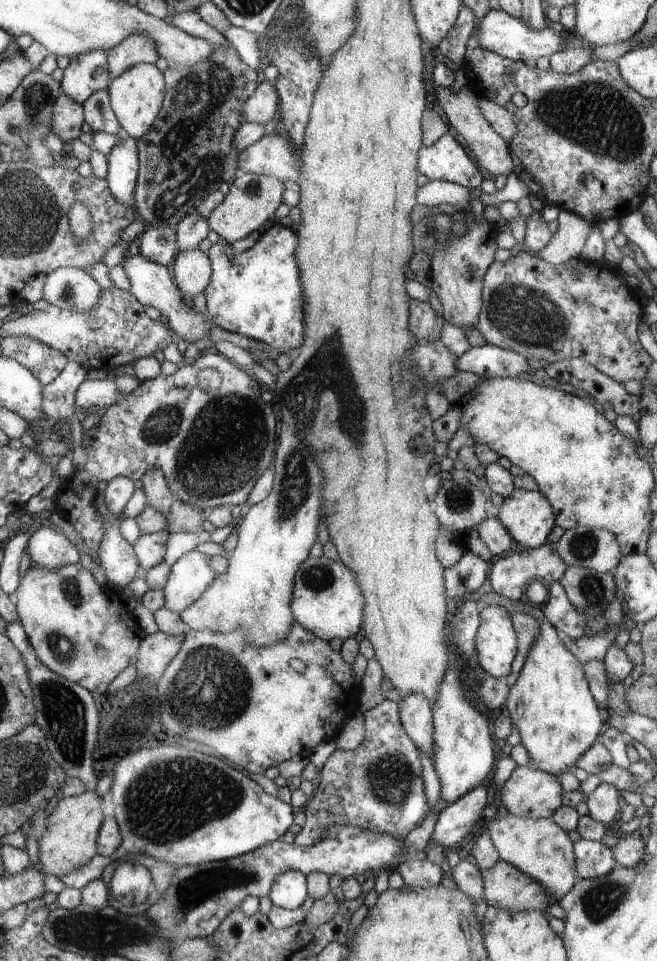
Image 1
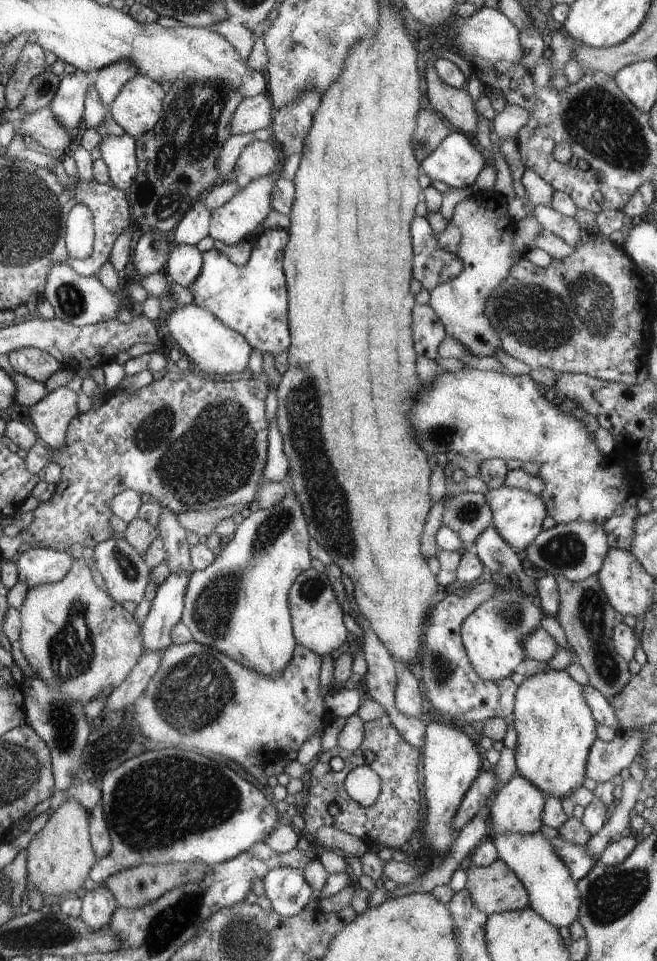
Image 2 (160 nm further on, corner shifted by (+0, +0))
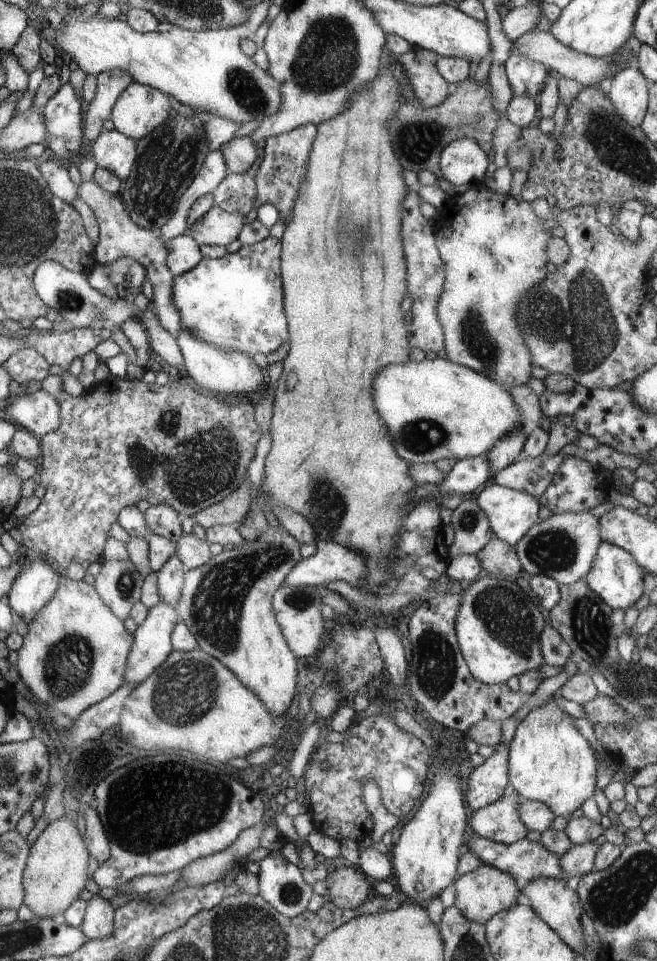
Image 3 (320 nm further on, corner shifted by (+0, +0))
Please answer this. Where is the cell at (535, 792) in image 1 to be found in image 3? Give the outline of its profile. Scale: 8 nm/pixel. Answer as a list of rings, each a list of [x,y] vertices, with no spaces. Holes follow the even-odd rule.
[[[513,792],[510,797],[500,797],[496,802],[471,813],[473,834],[482,838],[511,845],[526,838],[529,830],[521,819],[517,806],[522,798]]]

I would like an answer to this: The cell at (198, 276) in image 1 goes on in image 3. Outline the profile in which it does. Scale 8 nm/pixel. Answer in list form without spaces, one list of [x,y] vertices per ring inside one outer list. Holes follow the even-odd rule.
[[[188,234],[178,235],[165,242],[167,248],[166,264],[174,276],[178,276],[198,266],[203,254],[199,244]]]

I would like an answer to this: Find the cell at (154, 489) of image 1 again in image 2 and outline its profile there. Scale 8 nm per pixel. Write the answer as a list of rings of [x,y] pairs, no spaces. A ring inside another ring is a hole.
[[[164,507],[164,512],[160,517],[159,537],[165,542],[165,548],[169,551],[169,557],[165,563],[174,572],[194,572],[191,566],[191,545],[187,537],[188,533],[178,524],[178,520],[172,520],[170,508]]]

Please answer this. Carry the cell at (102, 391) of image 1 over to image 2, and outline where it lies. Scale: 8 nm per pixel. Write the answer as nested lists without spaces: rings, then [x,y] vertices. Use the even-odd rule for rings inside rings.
[[[61,387],[44,396],[44,399],[36,402],[28,410],[28,418],[32,426],[36,428],[36,435],[40,442],[43,442],[50,450],[66,446],[66,432],[72,418],[78,414],[78,392],[70,388]]]

